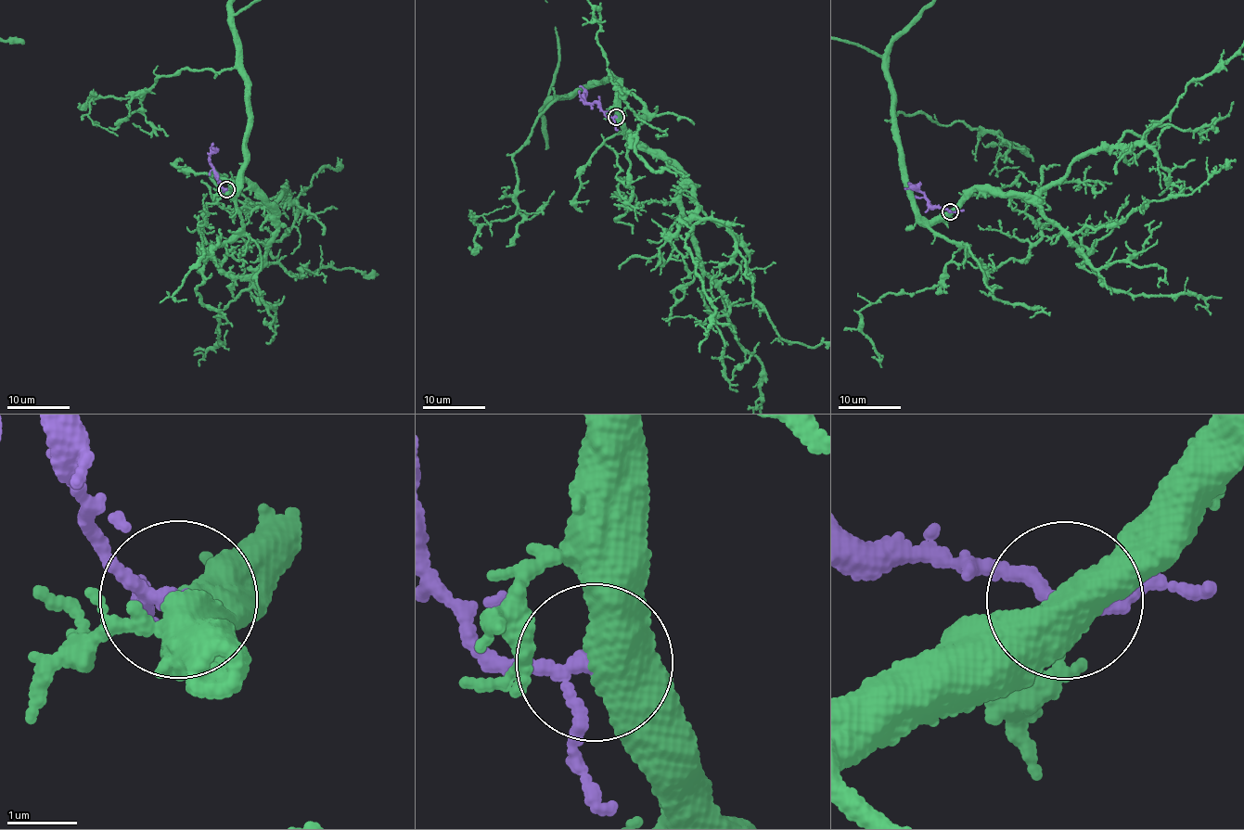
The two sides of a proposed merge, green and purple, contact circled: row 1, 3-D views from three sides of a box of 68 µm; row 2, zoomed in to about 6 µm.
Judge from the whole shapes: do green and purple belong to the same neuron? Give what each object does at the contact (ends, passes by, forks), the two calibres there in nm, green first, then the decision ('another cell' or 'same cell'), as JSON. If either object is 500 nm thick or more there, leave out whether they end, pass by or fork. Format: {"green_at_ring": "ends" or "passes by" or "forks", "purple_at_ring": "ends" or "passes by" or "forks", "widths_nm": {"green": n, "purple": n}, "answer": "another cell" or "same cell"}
{"widths_nm": {"green": 550, "purple": 180}, "answer": "same cell"}

